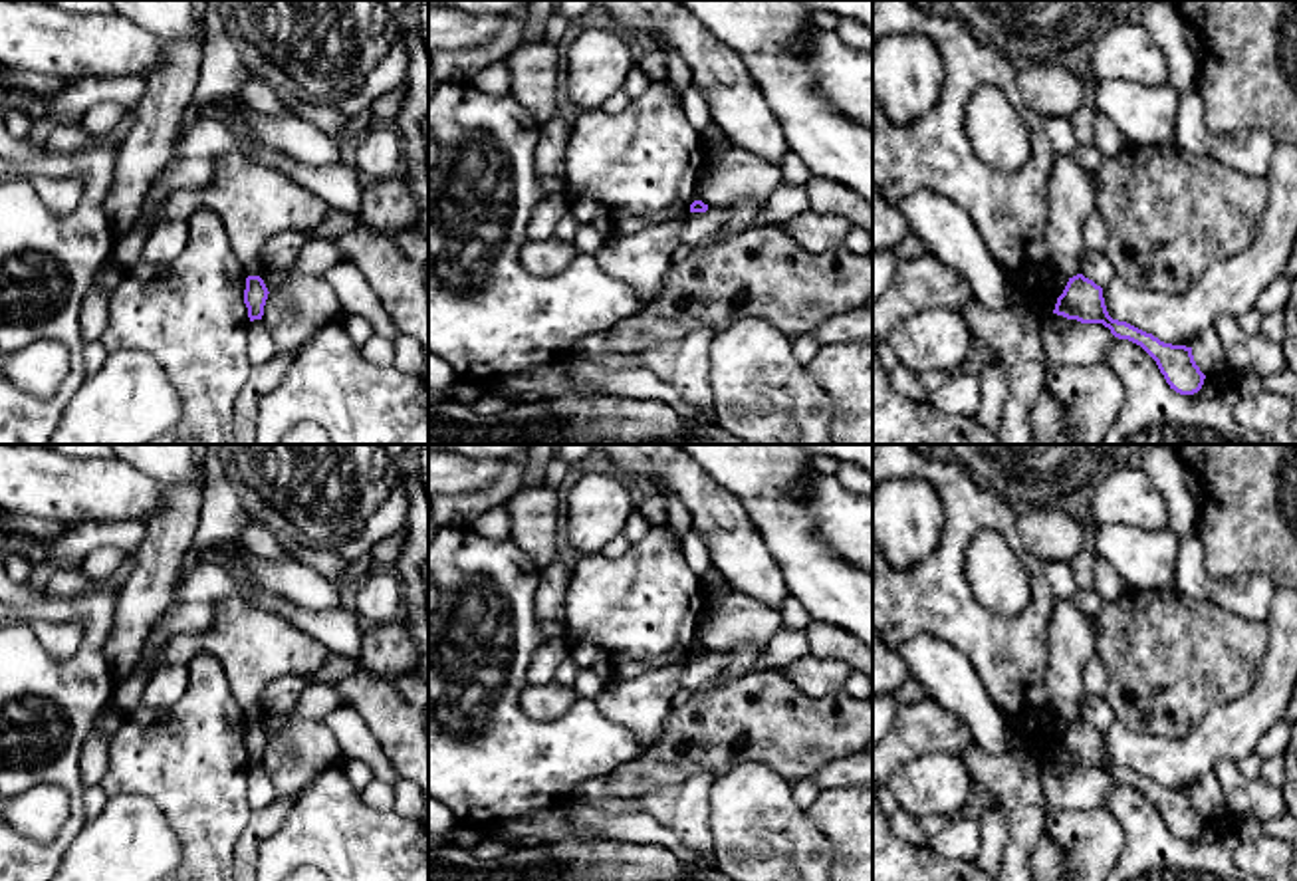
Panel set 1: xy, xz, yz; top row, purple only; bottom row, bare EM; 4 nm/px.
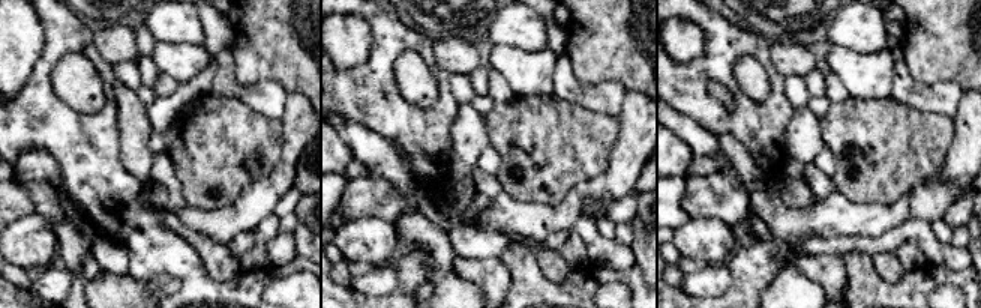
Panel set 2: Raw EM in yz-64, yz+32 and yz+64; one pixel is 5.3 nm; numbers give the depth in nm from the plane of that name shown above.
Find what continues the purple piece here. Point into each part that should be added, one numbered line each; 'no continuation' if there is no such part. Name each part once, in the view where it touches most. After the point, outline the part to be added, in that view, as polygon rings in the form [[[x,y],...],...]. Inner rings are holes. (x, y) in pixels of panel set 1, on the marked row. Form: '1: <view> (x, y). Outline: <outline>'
no continuation

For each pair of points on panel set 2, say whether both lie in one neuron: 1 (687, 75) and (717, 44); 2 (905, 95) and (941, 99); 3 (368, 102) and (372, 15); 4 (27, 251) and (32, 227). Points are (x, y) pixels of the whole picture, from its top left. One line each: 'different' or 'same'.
1: same
2: same
3: same
4: same

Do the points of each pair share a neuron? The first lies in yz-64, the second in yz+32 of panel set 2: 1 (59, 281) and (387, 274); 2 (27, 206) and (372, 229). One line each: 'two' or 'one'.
1: one
2: two

